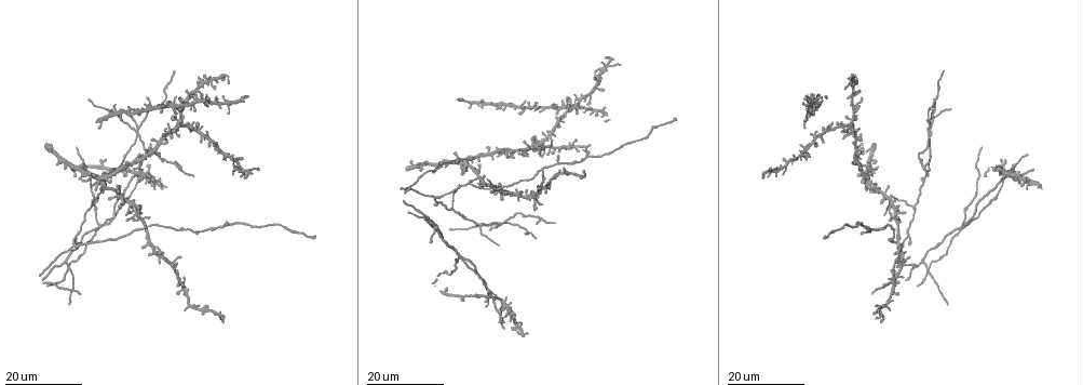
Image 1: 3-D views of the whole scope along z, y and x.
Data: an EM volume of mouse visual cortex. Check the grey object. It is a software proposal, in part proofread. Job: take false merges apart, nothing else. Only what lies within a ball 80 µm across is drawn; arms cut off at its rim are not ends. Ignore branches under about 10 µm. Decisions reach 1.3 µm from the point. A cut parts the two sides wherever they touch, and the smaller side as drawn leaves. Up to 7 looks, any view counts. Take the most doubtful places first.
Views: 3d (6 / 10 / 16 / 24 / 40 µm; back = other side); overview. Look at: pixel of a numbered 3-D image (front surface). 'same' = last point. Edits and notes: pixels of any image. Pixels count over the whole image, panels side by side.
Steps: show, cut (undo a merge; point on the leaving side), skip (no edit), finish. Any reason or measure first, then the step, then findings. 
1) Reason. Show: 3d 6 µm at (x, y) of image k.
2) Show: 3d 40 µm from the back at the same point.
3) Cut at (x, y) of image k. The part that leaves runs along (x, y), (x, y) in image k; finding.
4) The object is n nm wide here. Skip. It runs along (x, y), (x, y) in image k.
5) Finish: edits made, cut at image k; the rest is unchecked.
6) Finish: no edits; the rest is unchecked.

Four arms meet. Show: 3d 24 µm at (430, 223) of image 1.

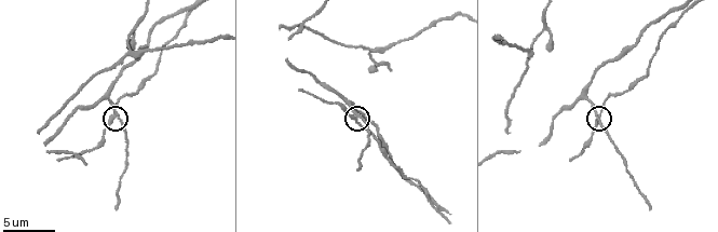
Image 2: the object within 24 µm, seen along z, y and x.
Zoom in. Show: 3d 10 µm at (114, 116) of image 2.

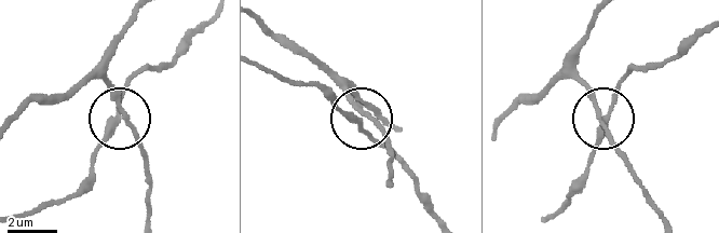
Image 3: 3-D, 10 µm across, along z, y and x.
Skip. It runs along (505, 120), (561, 79), (573, 79), (602, 118), (621, 161) in image 3; continuous, no second neuron.

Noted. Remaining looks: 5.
Thin arm on a thick one. Show: 3d 10 µm at (439, 209) of image 2.

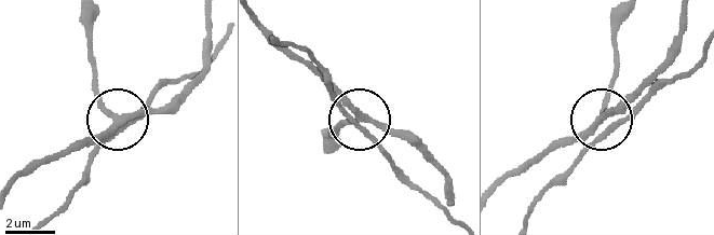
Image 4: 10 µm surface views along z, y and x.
Show: 3d 10 µm from the back at (601, 116) of image 4.

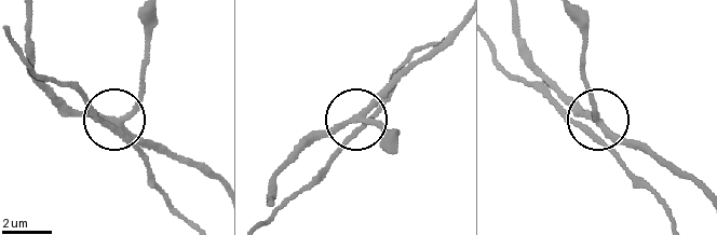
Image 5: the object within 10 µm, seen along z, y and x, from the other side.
The side arm is 26 µm long. Skip. It runs along (700, 188), (625, 142), (603, 120), (584, 75) in image 5; continuous, no second neuron.

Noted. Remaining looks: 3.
Four arms meet. Show: 3d 24 µm at (472, 272) of image 1.

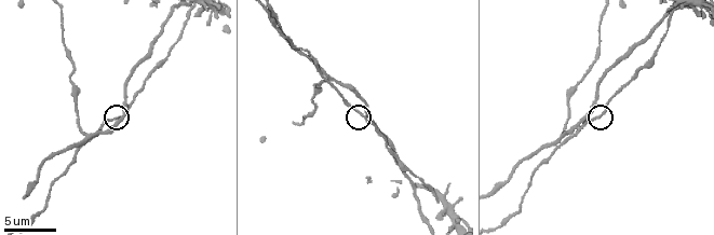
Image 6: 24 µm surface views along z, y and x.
Show: 3d 6 µm at (359, 112) of image 6.

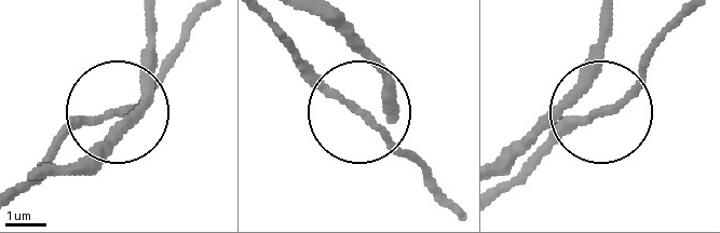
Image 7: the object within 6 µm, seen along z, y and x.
Show: 3d 6 µm from the back at (369, 116) of image 7.

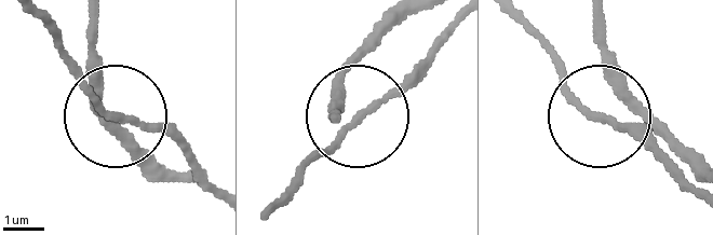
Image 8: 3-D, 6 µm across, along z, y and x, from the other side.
4 arms meet here. Skip. It runs along (689, 183), (648, 141), (603, 118), (617, 91), (606, 22) in image 8; one neuron here.

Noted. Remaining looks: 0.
Finish: no edits; the rest is unchecked.

